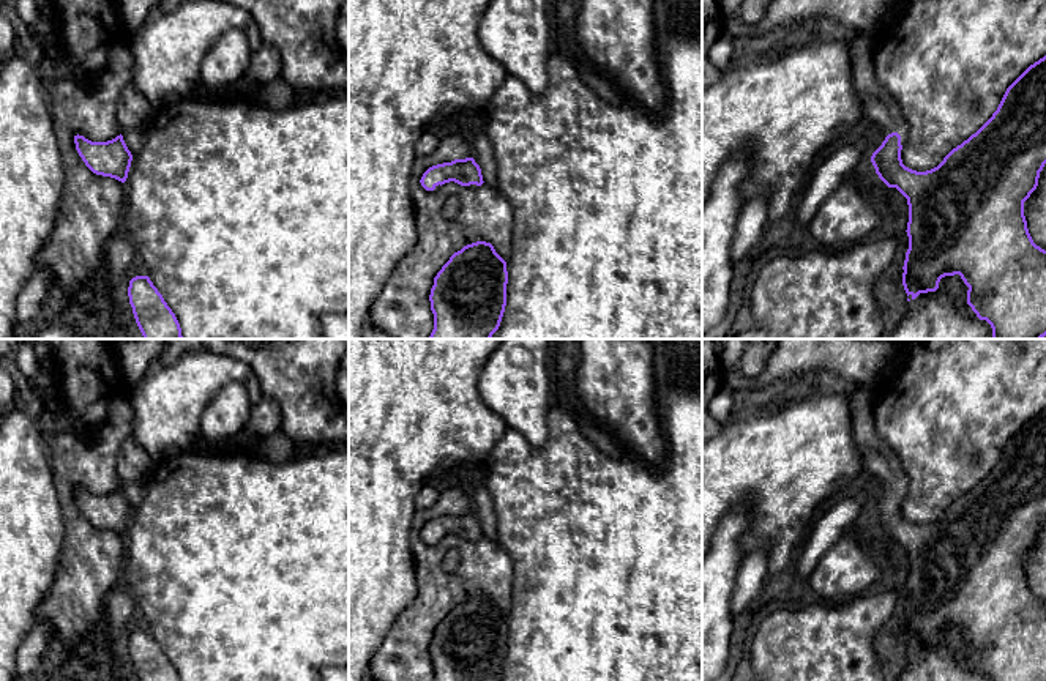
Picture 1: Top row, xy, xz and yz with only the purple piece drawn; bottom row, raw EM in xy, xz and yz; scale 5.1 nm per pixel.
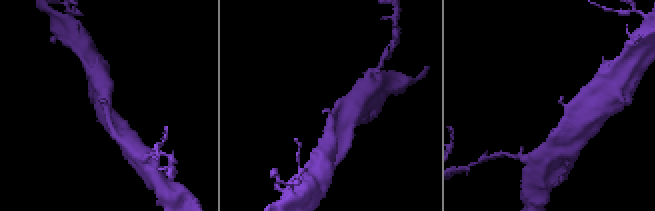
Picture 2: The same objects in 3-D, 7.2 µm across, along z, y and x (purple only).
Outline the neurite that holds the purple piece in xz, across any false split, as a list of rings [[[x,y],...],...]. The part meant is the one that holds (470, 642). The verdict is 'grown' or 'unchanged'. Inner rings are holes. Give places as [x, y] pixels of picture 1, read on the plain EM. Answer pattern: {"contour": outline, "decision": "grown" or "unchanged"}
{"contour": [[[486,594],[454,605],[434,631],[434,681],[499,681],[506,659],[506,615]]], "decision": "unchanged"}

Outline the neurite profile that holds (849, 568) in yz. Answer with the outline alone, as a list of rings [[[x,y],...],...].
[[[871,514],[842,531],[806,580],[817,601],[836,604],[887,586],[890,571],[880,555],[869,545],[869,539],[879,534],[880,531]]]

